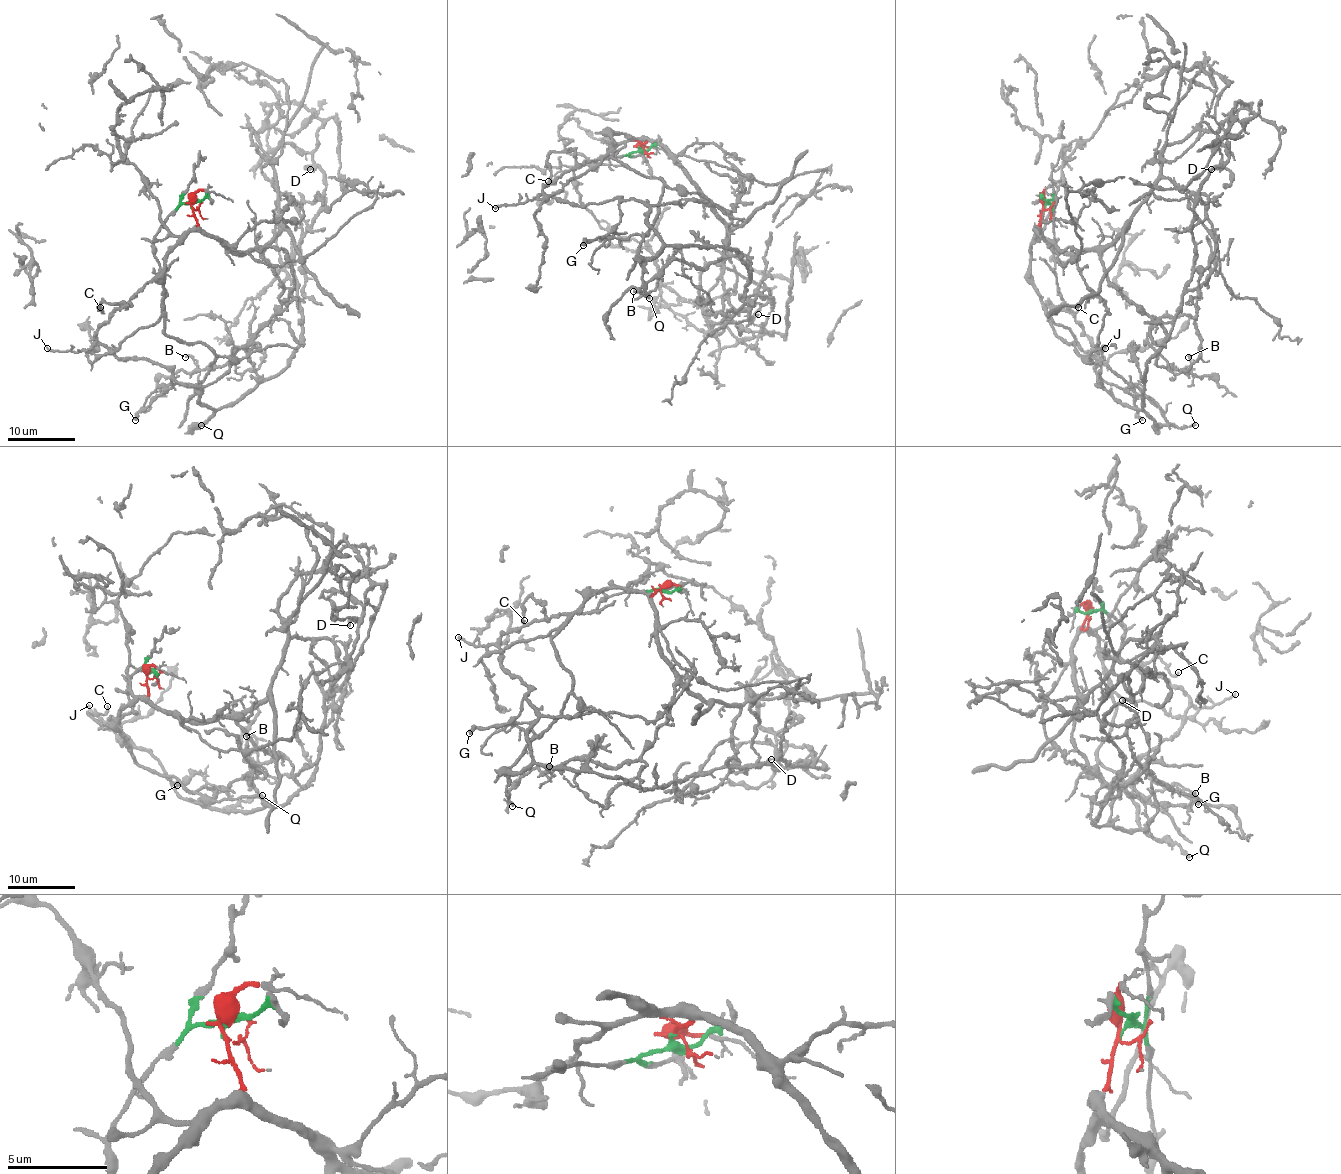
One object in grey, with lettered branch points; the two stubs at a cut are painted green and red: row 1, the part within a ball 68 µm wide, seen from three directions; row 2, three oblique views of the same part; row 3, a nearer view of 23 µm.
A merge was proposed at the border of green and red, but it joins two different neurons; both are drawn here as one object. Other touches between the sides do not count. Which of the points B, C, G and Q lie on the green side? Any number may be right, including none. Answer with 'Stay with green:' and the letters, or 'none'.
Stay with green: C, G, Q

